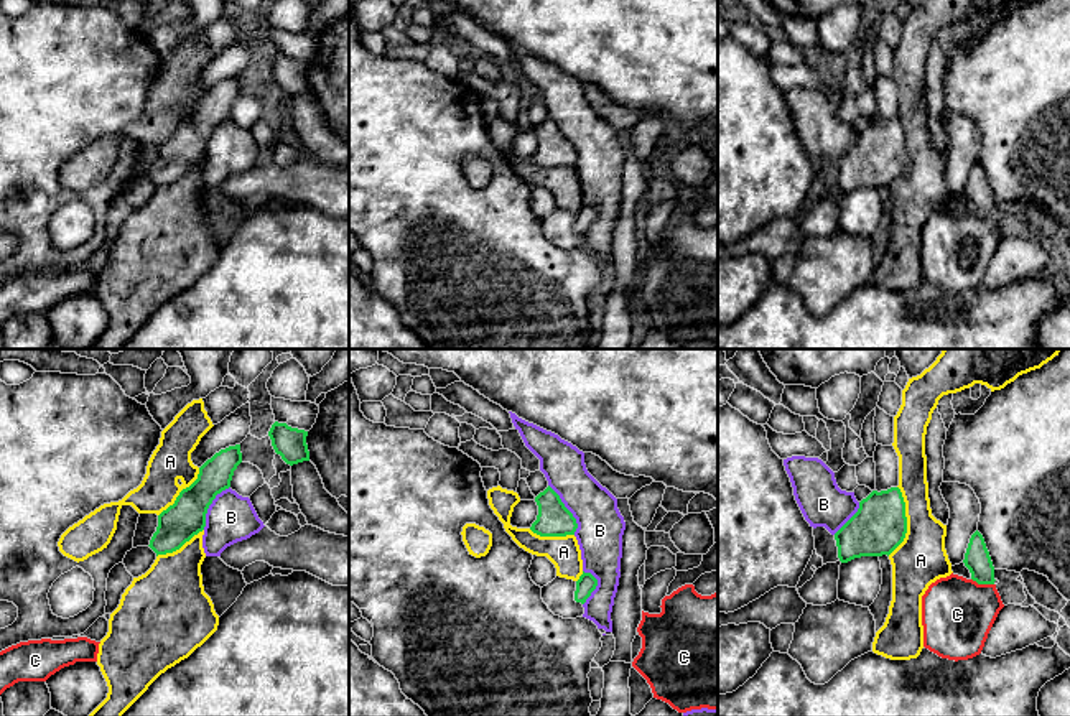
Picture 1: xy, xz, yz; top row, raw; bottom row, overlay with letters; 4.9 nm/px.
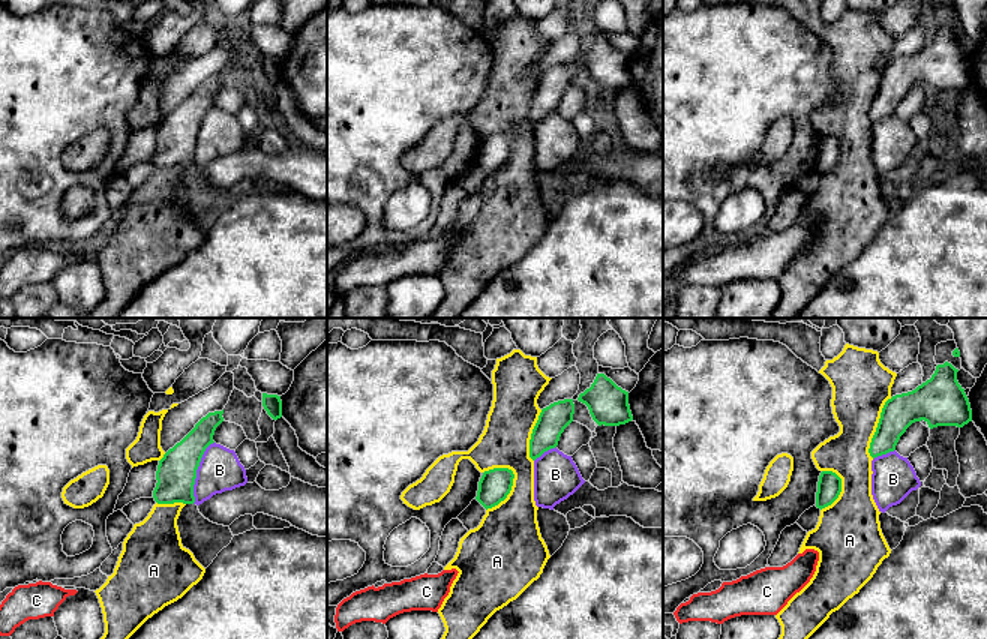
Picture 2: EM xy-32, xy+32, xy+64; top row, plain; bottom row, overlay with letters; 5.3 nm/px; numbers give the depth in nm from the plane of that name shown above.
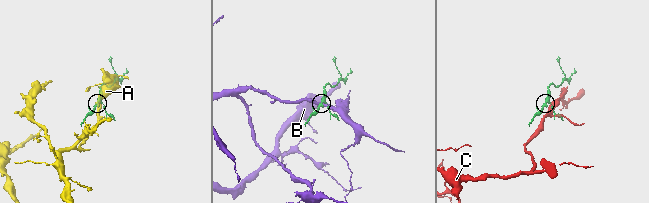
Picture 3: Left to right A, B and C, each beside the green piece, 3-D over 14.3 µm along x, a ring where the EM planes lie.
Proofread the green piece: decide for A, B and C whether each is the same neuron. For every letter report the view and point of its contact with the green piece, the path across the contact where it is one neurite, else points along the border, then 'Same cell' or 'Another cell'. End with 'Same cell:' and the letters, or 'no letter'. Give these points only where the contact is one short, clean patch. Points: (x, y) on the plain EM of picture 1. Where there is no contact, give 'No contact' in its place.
A: Touches green at yz (906, 152). Another cell
B: Touches green at xz (567, 140). Another cell
C: Touches green at yz (983, 214). Another cell
Same cell: no letter

